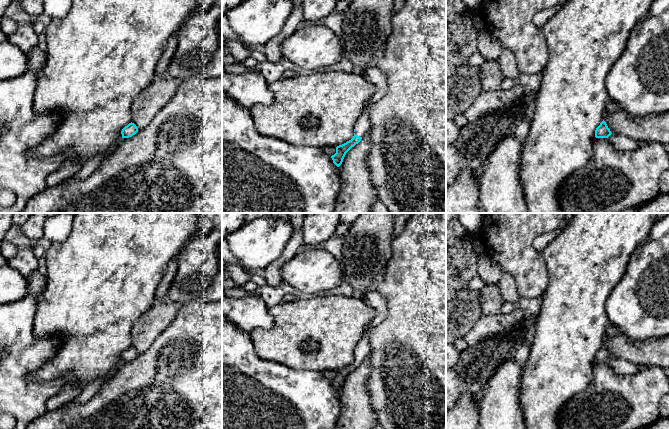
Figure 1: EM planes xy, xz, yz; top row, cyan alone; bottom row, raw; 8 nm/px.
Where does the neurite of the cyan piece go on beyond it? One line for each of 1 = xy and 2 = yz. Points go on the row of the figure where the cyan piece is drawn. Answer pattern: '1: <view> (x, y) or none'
1: none
2: none

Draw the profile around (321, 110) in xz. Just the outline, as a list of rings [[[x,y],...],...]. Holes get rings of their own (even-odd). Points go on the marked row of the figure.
[[[319,71],[312,75],[282,78],[268,84],[268,87],[275,96],[274,104],[269,107],[256,104],[249,109],[257,132],[292,145],[308,145],[319,148],[337,147],[353,138],[356,121],[377,89],[364,74],[342,71]]]

